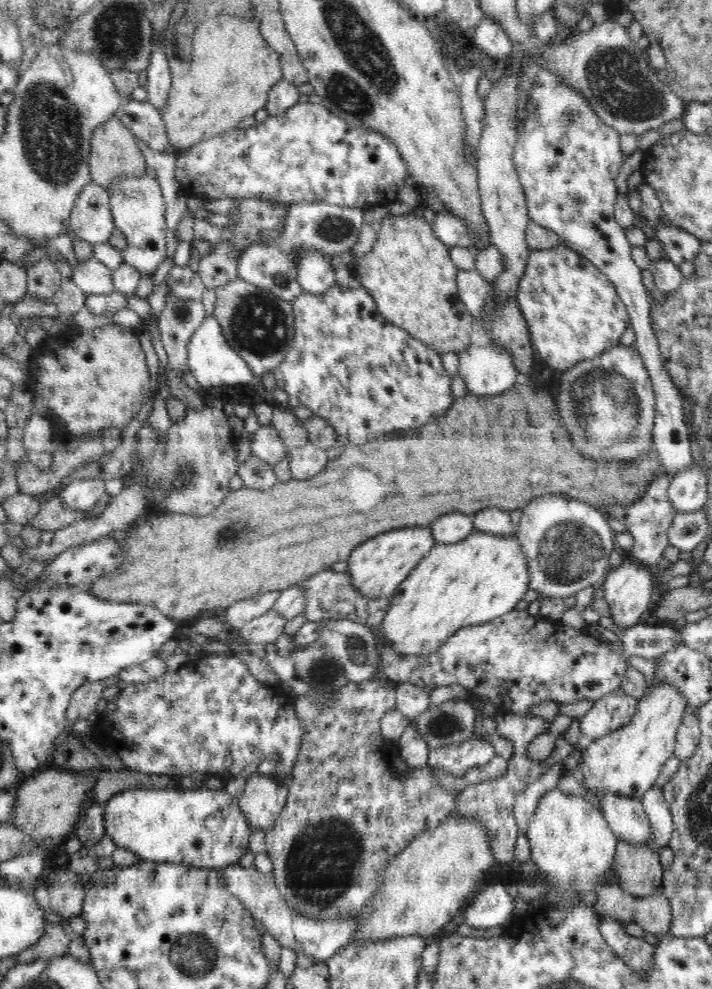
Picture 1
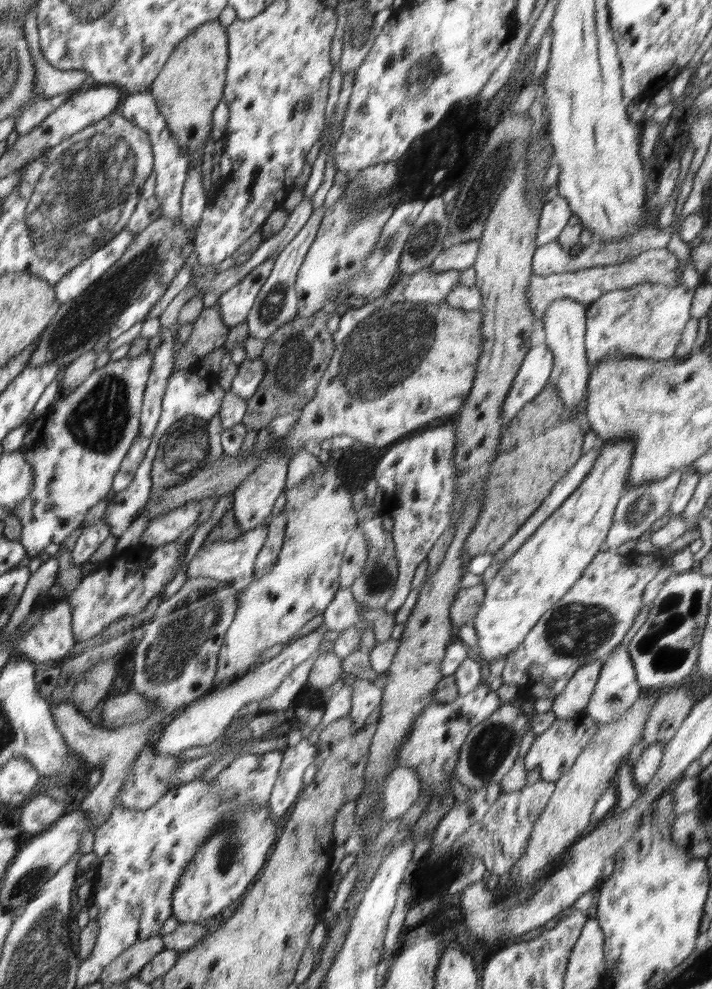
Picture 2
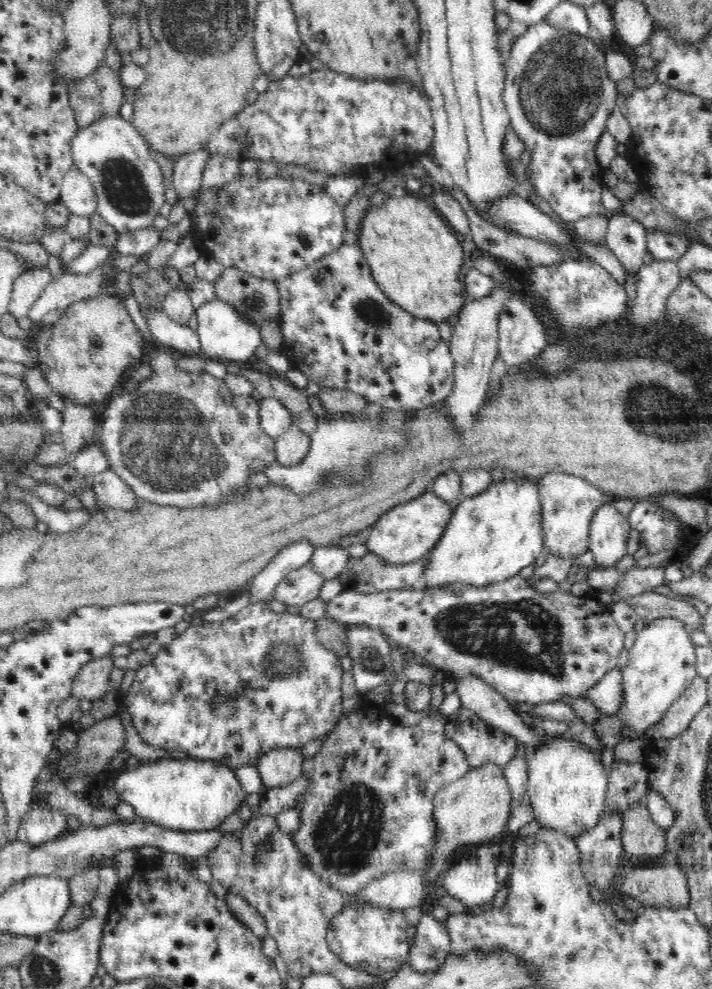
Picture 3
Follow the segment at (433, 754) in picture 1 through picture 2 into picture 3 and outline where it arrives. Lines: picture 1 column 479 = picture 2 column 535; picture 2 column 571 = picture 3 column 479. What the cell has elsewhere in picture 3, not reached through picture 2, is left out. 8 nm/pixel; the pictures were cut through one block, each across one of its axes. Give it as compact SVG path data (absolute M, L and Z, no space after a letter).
M465 706L458 708L454 714L445 718L446 738L451 738L456 746L459 746L466 755L469 768L478 768L491 762L496 766L506 766L517 753L517 740L514 737L504 735L498 728L482 721L476 713Z

